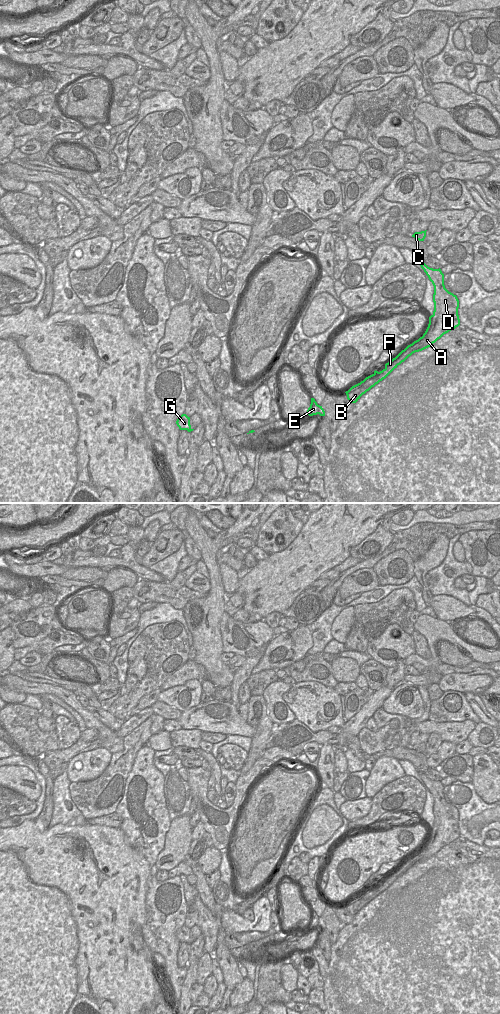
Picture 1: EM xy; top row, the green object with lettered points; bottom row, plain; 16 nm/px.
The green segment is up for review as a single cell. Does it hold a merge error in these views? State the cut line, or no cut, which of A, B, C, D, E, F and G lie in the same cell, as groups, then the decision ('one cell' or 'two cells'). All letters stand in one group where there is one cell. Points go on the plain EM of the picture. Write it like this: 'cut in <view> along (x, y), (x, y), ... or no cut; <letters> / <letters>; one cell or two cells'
cut in xy along (368, 900), (361, 899), (348, 903); A C D F / B E G; two cells

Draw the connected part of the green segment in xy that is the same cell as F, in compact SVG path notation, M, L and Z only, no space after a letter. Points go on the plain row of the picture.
M419 772L421 780L424 782L429 792L434 798L433 814L434 823L429 829L428 839L418 852L408 857L402 862L395 870L385 876L385 880L374 885L365 891L367 895L362 893L351 900L356 903L363 899L369 903L372 899L385 891L398 877L404 874L409 868L415 864L422 863L430 859L444 846L455 841L460 837L460 831L458 827L459 812L456 807L449 804L444 797L444 786L441 781L433 781L428 779L424 772Z

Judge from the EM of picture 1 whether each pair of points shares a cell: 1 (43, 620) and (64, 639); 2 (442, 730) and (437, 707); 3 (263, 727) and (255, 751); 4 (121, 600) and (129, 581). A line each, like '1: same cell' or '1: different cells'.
1: different cells
2: different cells
3: same cell
4: different cells

